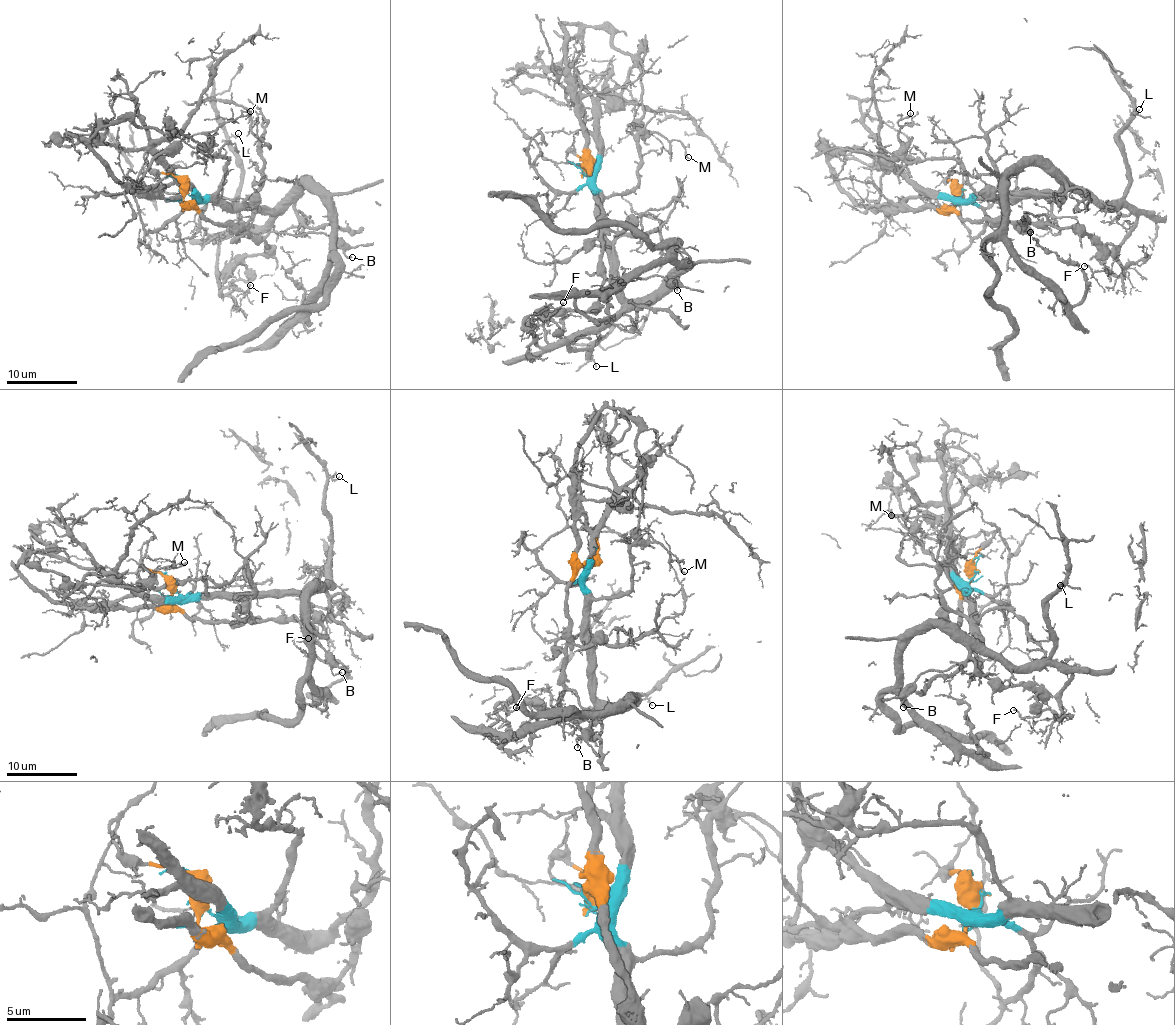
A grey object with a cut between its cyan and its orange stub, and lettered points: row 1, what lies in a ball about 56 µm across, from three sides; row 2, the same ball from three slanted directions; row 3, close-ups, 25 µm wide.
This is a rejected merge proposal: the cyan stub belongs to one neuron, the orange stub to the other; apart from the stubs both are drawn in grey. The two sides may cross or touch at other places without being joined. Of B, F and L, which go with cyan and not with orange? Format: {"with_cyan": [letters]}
{"with_cyan": ["F", "L"]}

